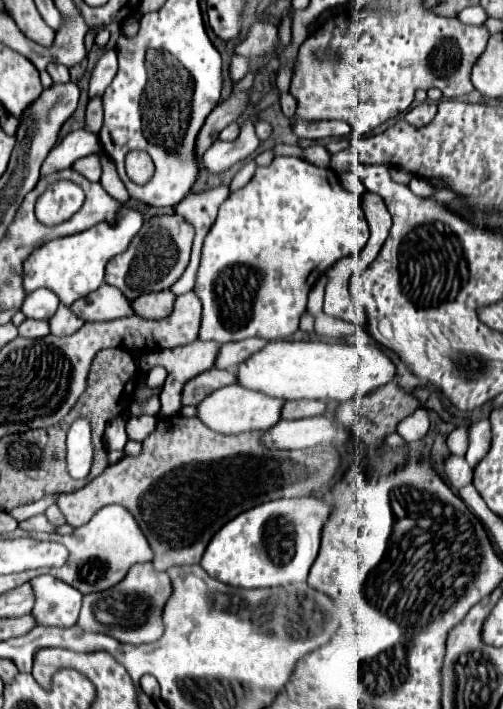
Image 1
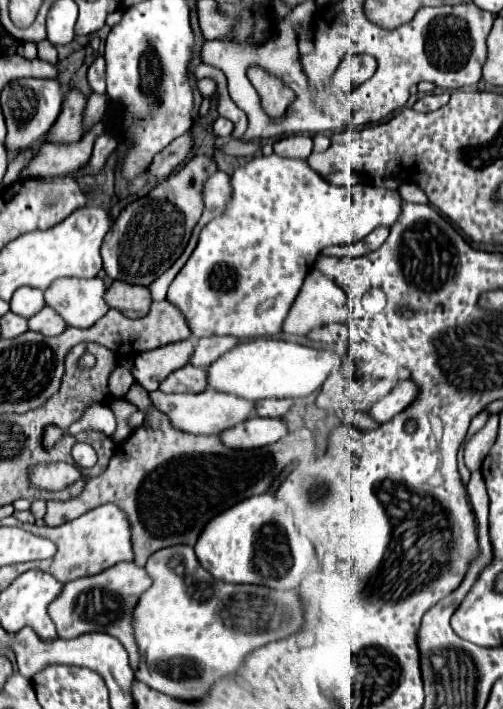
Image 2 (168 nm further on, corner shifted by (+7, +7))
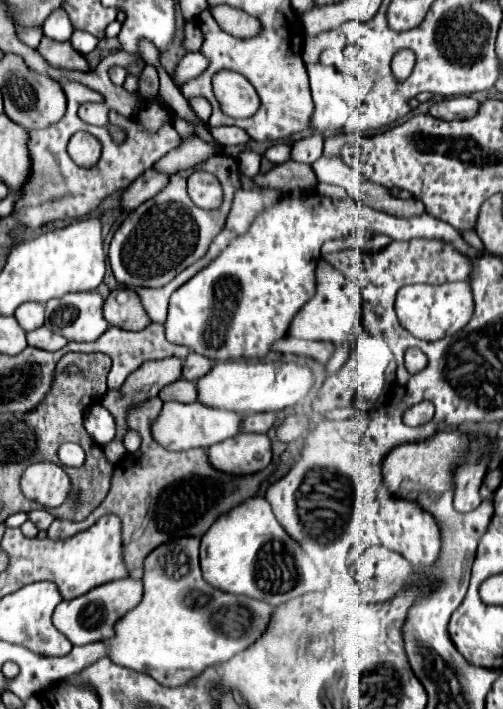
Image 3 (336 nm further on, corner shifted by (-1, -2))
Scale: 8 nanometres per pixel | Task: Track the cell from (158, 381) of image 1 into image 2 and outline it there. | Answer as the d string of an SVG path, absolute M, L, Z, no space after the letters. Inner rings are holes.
M210 389L202 391L202 393L196 393L196 395L152 391L150 399L160 411L164 411L168 415L172 427L176 427L180 431L186 431L186 433L192 433L192 435L220 435L224 429L246 421L254 411L252 401L238 399L236 395L228 395L228 393L210 391Z

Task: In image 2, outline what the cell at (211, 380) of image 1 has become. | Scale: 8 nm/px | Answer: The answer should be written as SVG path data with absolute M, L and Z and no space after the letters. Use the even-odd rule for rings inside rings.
M190 363L186 367L176 369L170 373L162 383L160 391L164 393L200 393L206 389L206 369L192 367Z

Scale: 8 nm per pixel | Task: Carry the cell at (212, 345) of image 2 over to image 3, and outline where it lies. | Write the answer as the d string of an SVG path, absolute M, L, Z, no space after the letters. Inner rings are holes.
M190 352L188 358L184 360L182 378L192 380L192 382L198 382L204 374L208 374L212 370L212 366L214 366L214 360L212 358L206 358L206 356L200 356L200 354Z

